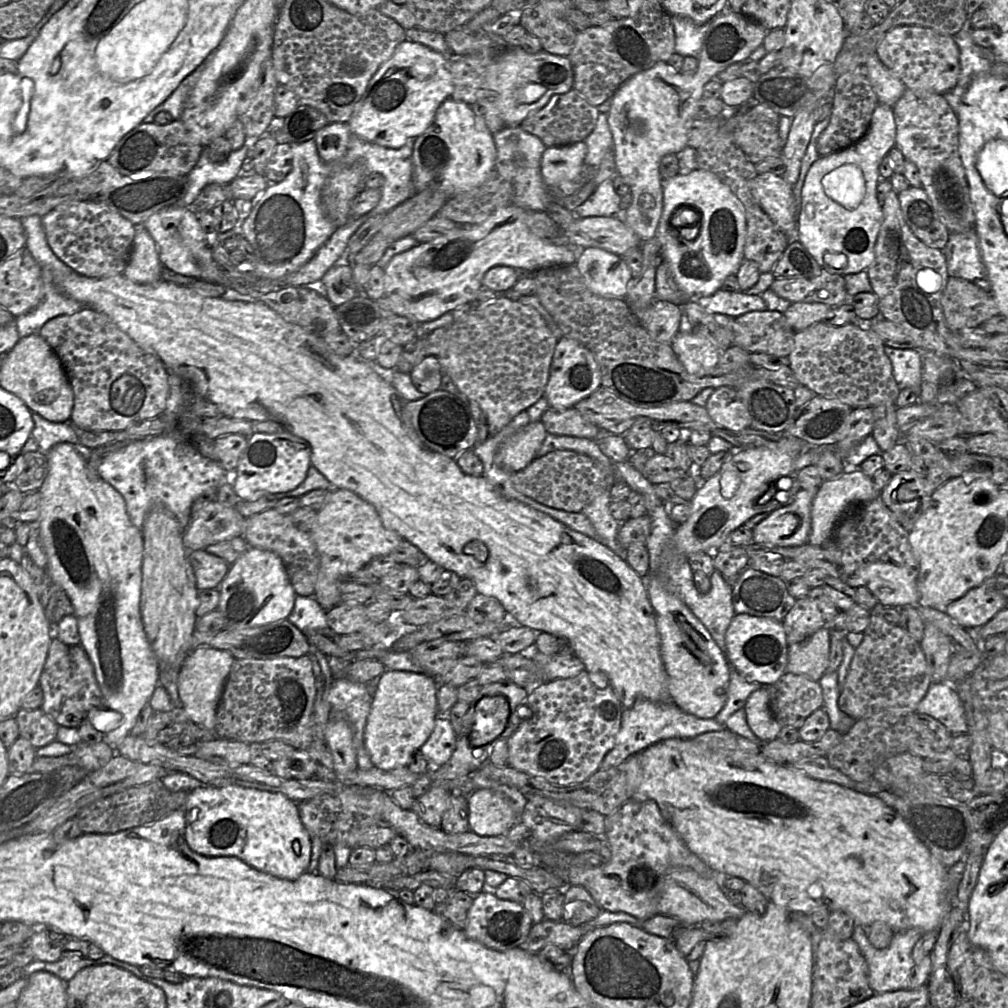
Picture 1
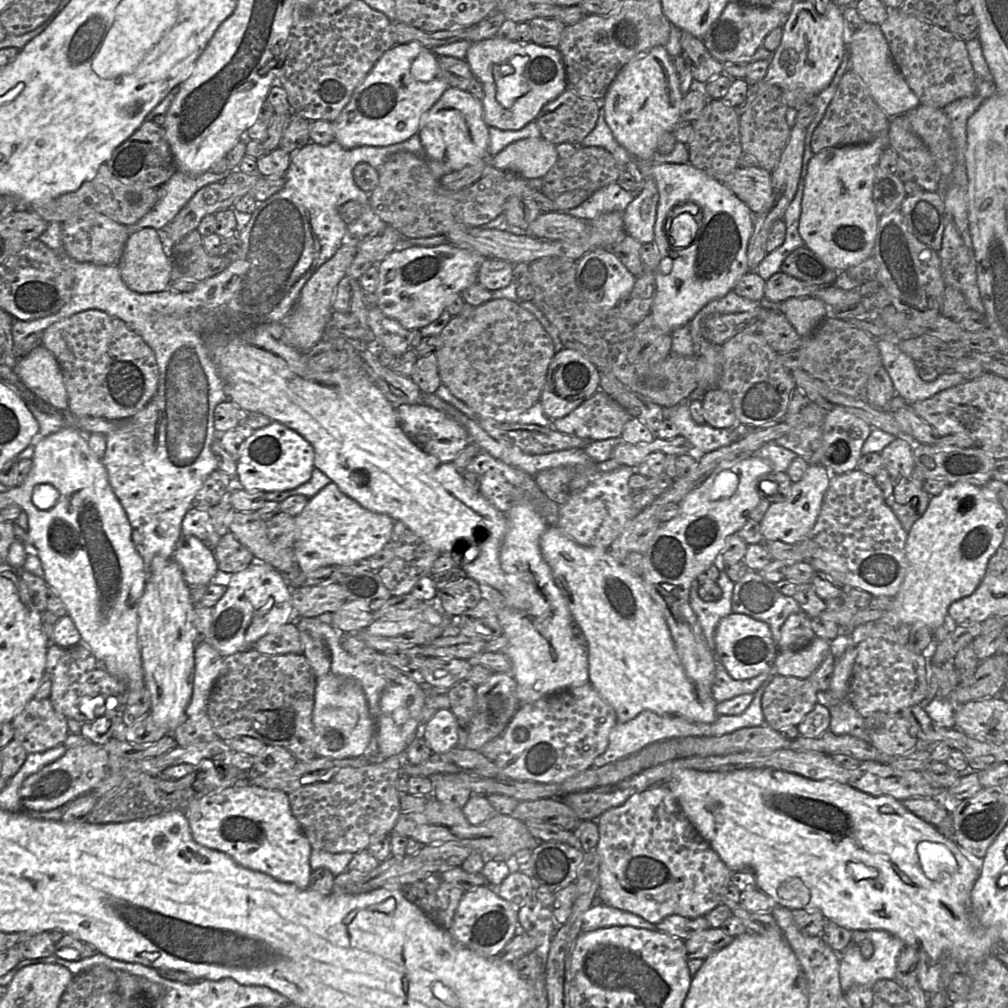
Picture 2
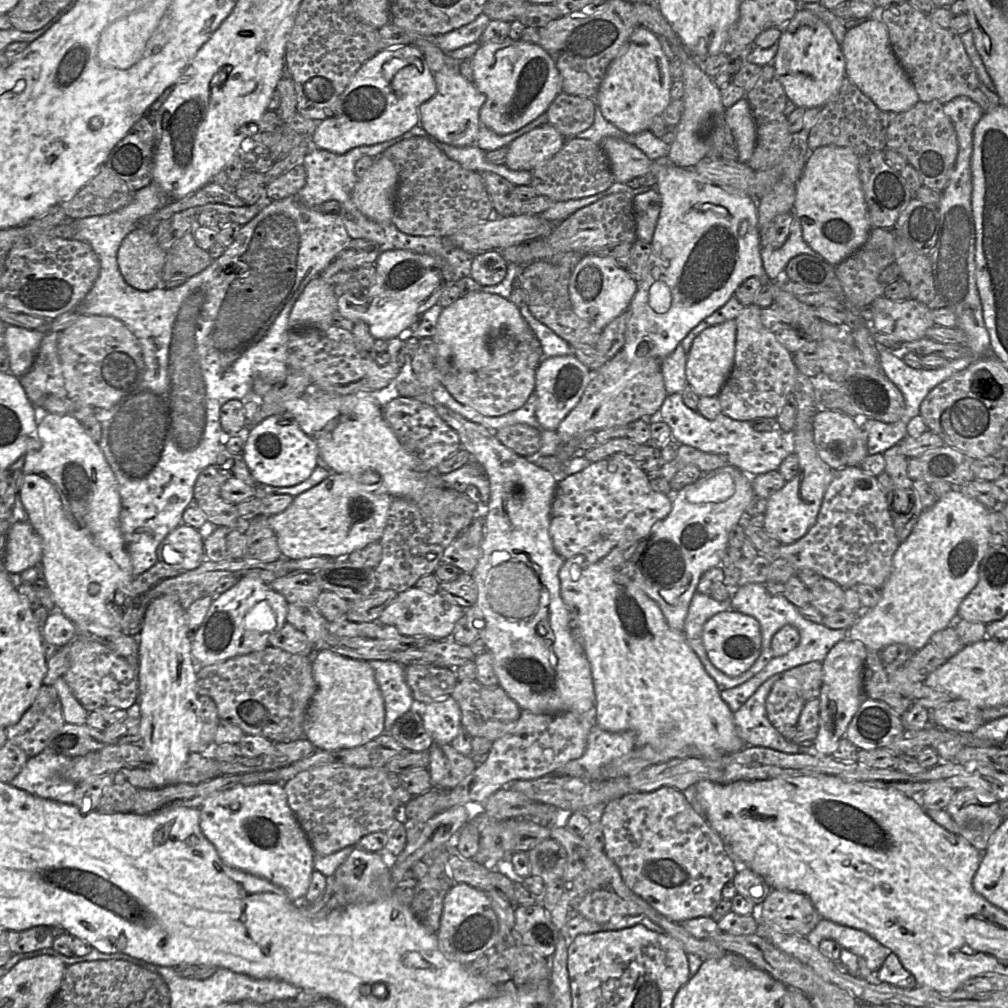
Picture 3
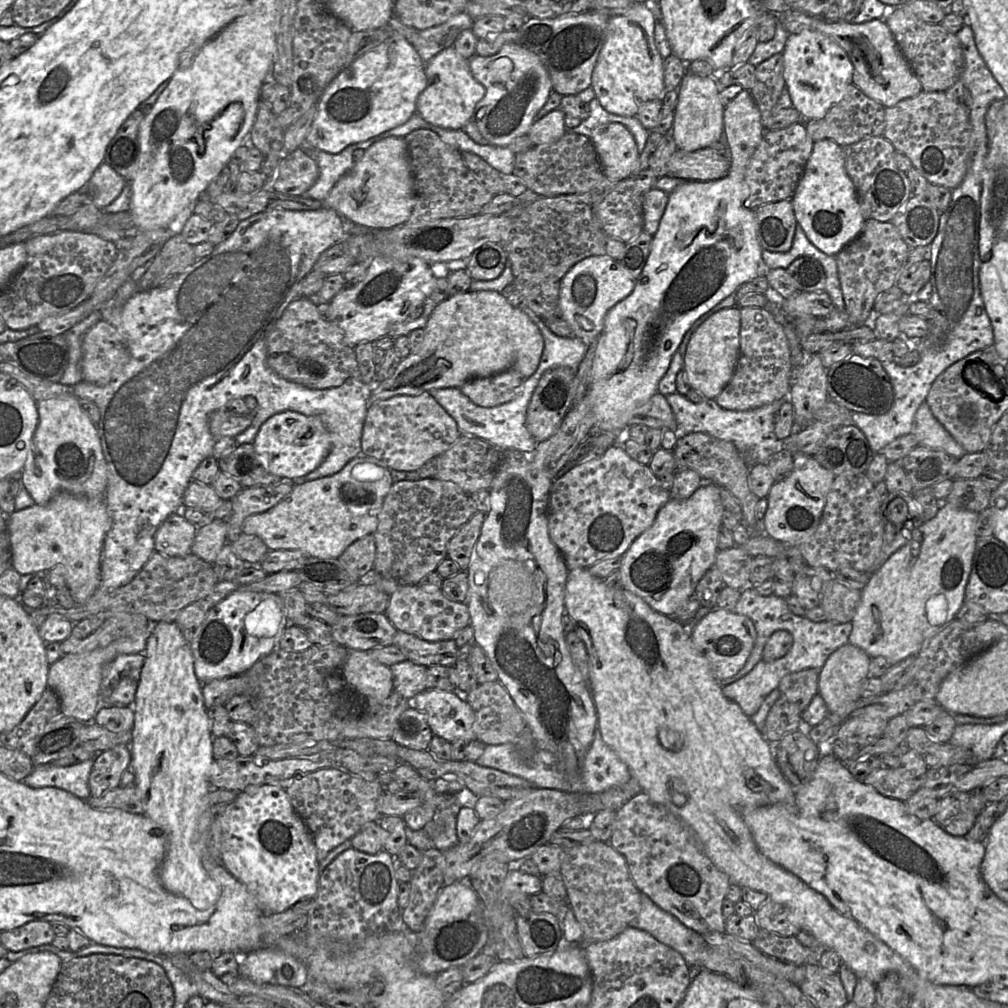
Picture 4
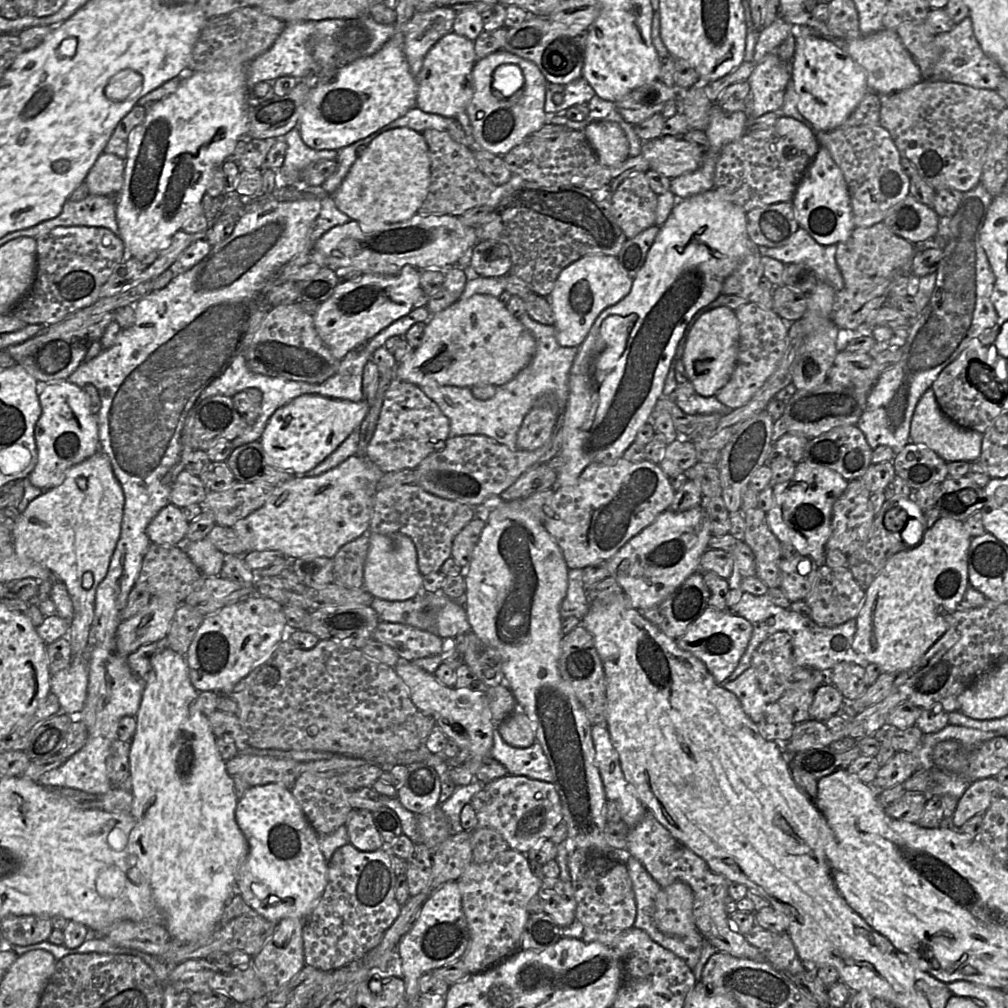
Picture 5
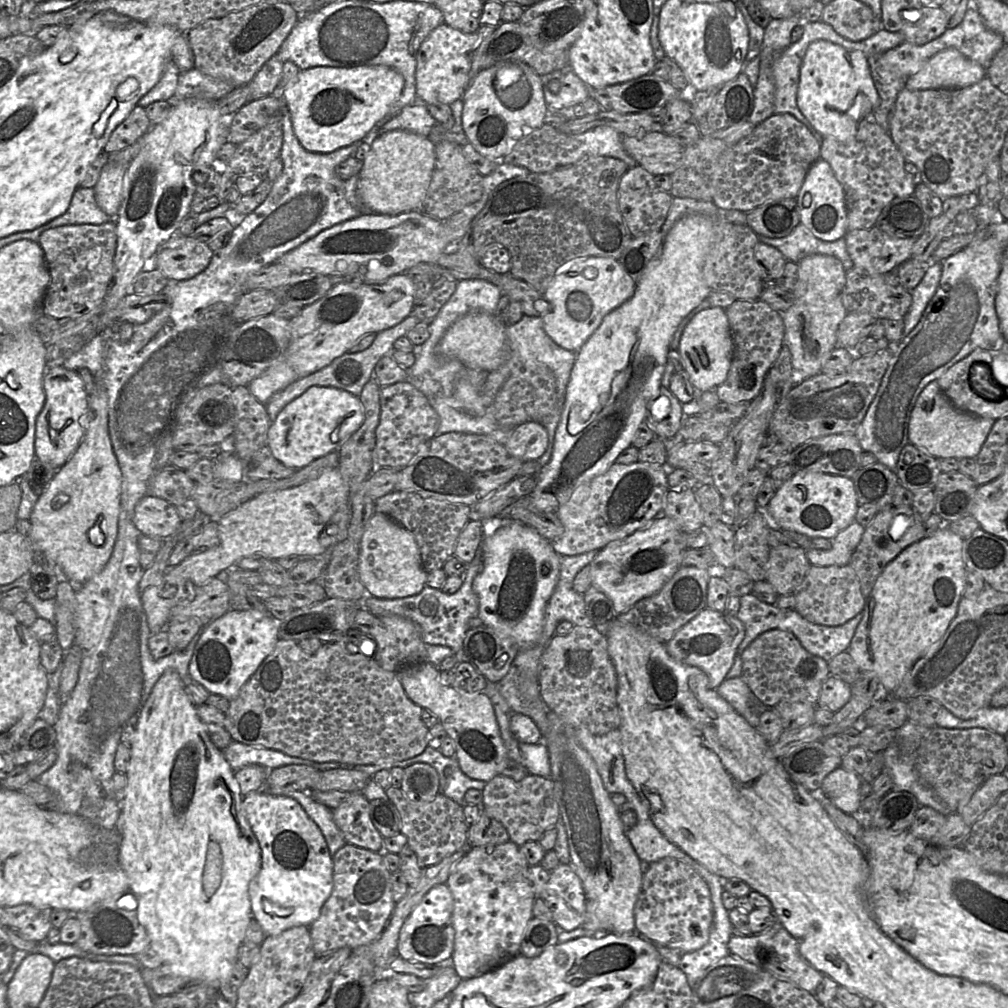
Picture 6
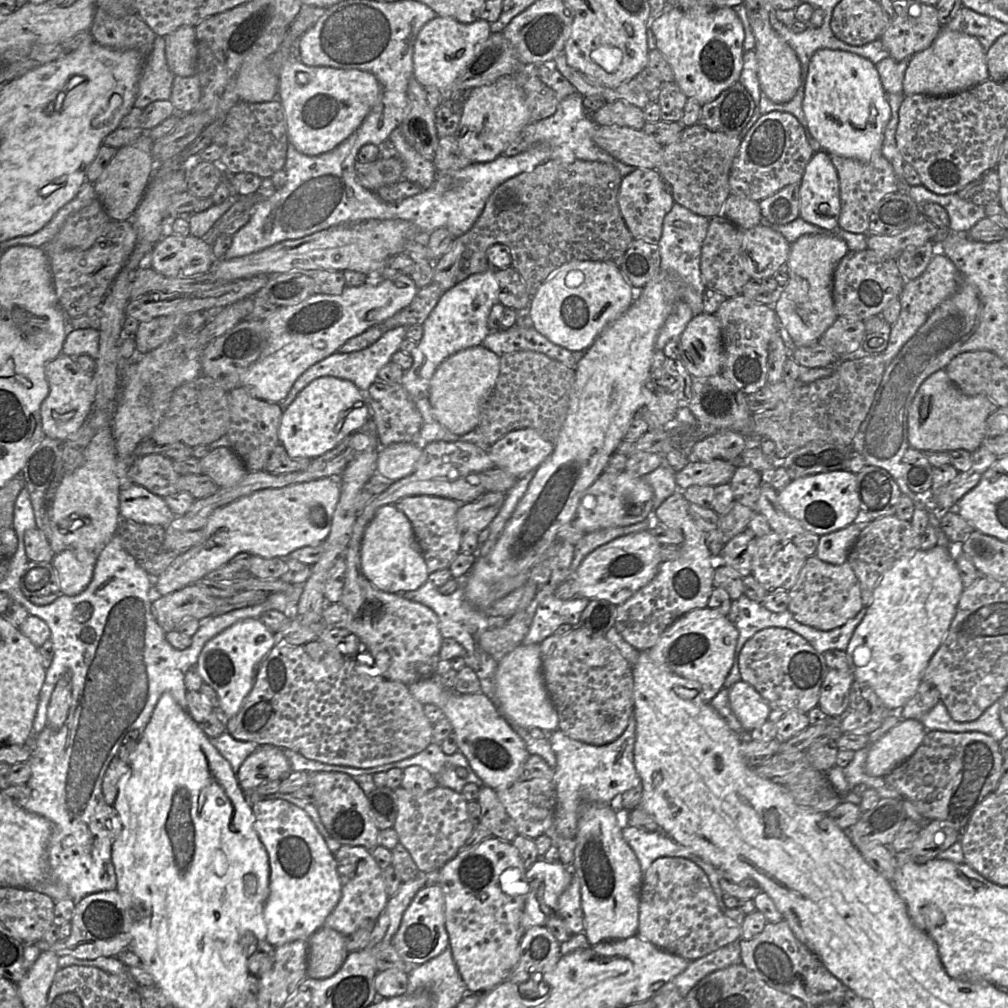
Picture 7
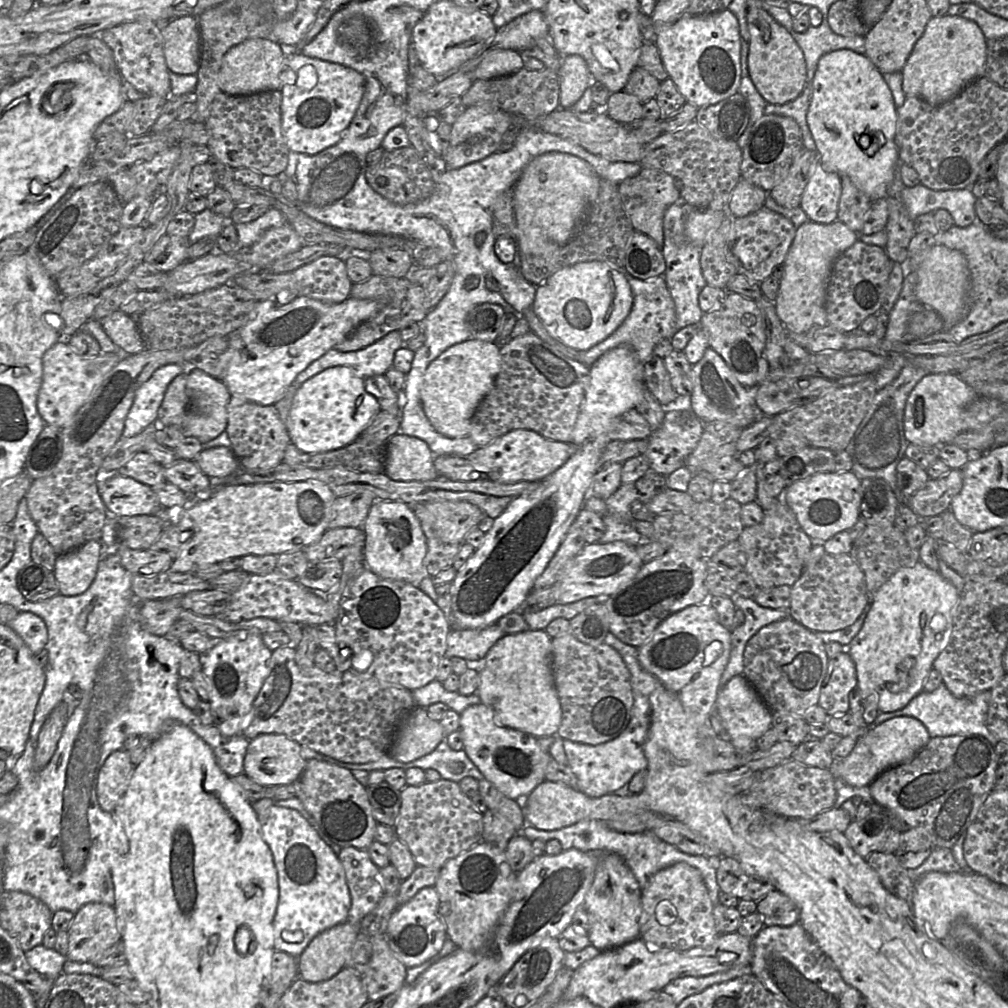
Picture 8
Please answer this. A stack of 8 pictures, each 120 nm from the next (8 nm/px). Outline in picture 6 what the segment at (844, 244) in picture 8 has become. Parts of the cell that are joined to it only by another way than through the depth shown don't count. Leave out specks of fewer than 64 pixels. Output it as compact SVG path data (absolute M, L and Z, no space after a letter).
M812 254L794 263L798 264L798 279L793 289L794 303L788 310L780 313L785 326L785 345L788 346L792 355L794 369L792 382L798 385L804 379L821 373L824 361L837 347L837 331L848 312L843 303L846 272L838 258L824 254Z

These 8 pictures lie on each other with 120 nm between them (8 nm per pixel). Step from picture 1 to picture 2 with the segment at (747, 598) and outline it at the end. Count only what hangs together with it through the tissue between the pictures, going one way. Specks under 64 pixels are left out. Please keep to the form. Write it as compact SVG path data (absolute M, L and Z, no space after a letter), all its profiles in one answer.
M749 570L735 583L732 612L751 616L767 623L779 650L782 625L790 614L801 611L793 596L782 594L759 572Z

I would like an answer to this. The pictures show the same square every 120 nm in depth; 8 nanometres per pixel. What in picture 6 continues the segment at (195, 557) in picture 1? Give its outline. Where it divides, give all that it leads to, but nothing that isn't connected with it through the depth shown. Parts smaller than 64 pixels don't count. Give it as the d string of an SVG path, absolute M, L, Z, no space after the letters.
M147 494L135 506L133 523L141 534L162 540L179 528L182 519L173 504Z

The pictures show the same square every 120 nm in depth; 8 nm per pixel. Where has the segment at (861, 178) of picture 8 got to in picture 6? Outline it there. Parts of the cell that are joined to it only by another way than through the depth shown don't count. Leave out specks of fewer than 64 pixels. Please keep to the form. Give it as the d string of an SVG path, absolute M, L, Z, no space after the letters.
M825 40L812 42L805 53L797 92L797 105L812 126L823 136L841 142L852 141L862 128L875 121L880 99L874 85L868 57Z

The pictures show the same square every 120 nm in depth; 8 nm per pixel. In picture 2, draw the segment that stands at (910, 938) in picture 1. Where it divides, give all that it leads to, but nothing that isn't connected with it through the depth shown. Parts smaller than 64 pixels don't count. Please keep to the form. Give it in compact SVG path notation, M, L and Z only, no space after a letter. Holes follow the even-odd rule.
M852 930L852 940L846 949L840 953L840 983L843 992L847 992L853 986L872 988L881 979L895 980L898 957L905 947L906 944L900 938L885 930ZM865 939L870 939L874 944L874 953L870 959L863 958L858 944Z

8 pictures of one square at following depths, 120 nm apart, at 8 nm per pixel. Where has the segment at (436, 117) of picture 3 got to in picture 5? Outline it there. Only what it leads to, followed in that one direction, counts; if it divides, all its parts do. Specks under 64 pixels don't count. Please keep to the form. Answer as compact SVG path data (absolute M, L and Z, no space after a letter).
M452 31L444 35L426 54L422 68L417 76L418 92L416 97L417 107L432 114L446 118L456 118L459 113L466 111L474 94L472 71L476 62L474 51L475 41L459 36Z

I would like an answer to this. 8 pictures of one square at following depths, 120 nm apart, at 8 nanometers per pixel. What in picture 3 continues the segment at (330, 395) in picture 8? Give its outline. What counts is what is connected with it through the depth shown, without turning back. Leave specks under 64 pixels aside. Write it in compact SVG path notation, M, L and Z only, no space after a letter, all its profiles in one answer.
M288 412L267 417L260 423L251 425L242 456L257 485L294 486L306 480L319 464L316 442Z

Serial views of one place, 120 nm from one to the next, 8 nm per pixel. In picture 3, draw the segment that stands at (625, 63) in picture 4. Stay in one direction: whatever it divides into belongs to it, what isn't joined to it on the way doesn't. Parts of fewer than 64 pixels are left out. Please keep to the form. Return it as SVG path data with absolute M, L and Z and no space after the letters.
M639 25L623 52L609 66L601 83L597 97L602 114L607 121L628 134L648 130L653 118L662 114L671 103L672 83L669 60L658 36Z

